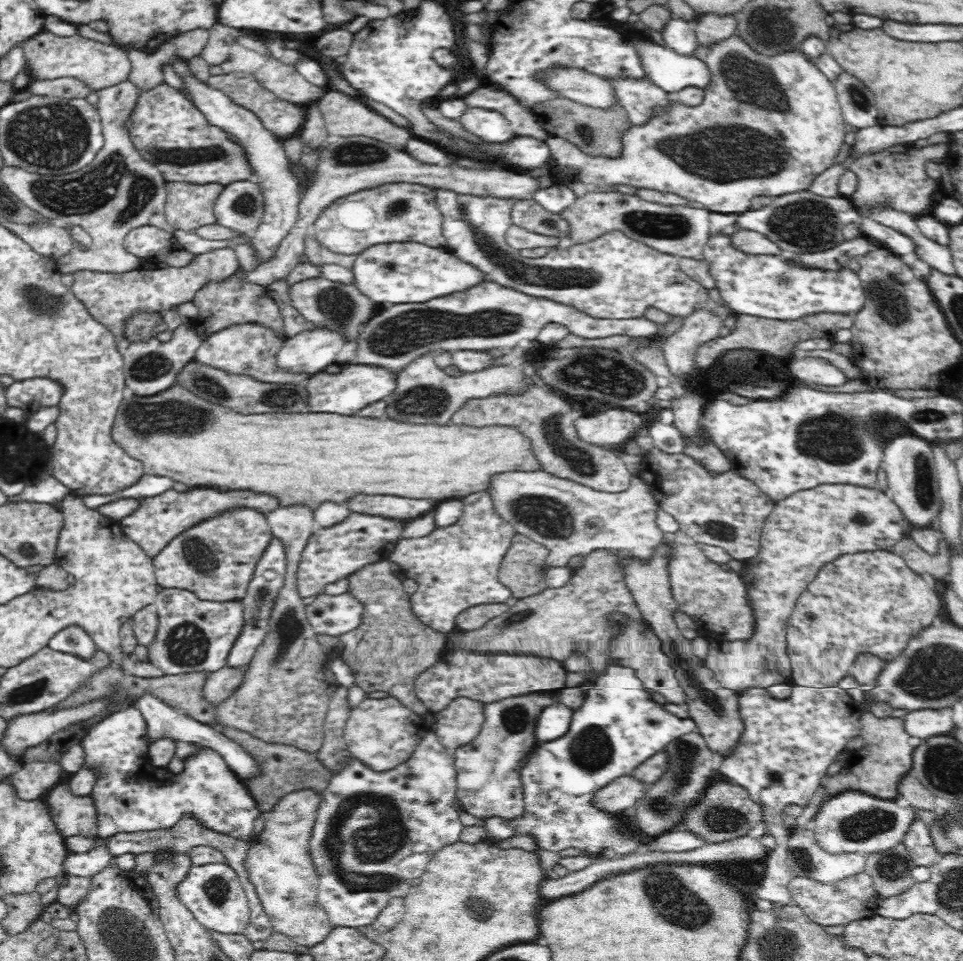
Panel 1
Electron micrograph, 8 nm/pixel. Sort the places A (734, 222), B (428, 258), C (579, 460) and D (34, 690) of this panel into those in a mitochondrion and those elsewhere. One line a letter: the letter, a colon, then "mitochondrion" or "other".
A: other
B: other
C: mitochondrion
D: mitochondrion

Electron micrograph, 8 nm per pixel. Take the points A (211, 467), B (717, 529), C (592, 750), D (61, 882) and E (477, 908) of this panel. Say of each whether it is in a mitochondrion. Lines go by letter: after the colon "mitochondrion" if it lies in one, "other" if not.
A: other
B: mitochondrion
C: mitochondrion
D: other
E: mitochondrion

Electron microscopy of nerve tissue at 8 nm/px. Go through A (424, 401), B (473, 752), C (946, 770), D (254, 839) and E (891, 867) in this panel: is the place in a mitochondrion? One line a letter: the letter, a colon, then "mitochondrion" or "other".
A: mitochondrion
B: other
C: mitochondrion
D: other
E: mitochondrion

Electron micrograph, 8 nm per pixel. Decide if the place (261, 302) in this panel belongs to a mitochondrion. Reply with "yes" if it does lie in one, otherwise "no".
no

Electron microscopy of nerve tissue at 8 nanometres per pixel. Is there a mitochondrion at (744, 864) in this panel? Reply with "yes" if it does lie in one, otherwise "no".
no

